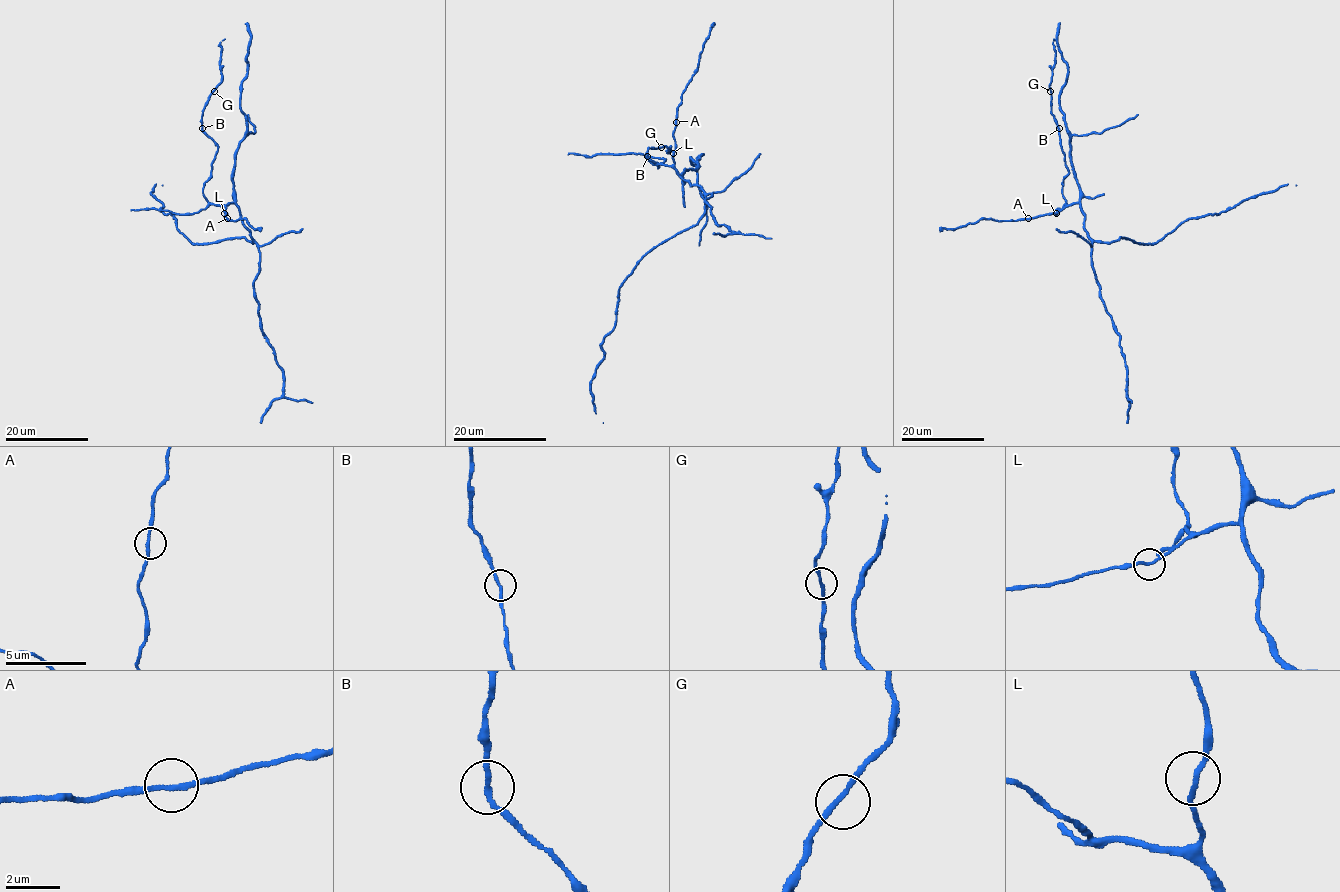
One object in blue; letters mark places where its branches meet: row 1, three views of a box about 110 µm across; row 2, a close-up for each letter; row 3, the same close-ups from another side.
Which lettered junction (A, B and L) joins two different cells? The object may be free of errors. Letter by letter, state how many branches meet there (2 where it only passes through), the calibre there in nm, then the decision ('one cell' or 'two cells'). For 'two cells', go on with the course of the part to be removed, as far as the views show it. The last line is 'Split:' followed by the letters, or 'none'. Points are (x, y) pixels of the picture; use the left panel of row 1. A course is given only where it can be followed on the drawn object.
A: 2 | 180 nm | one cell
B: 2 | 180 nm | one cell
L: 2 | 180 nm | one cell
Split: none

